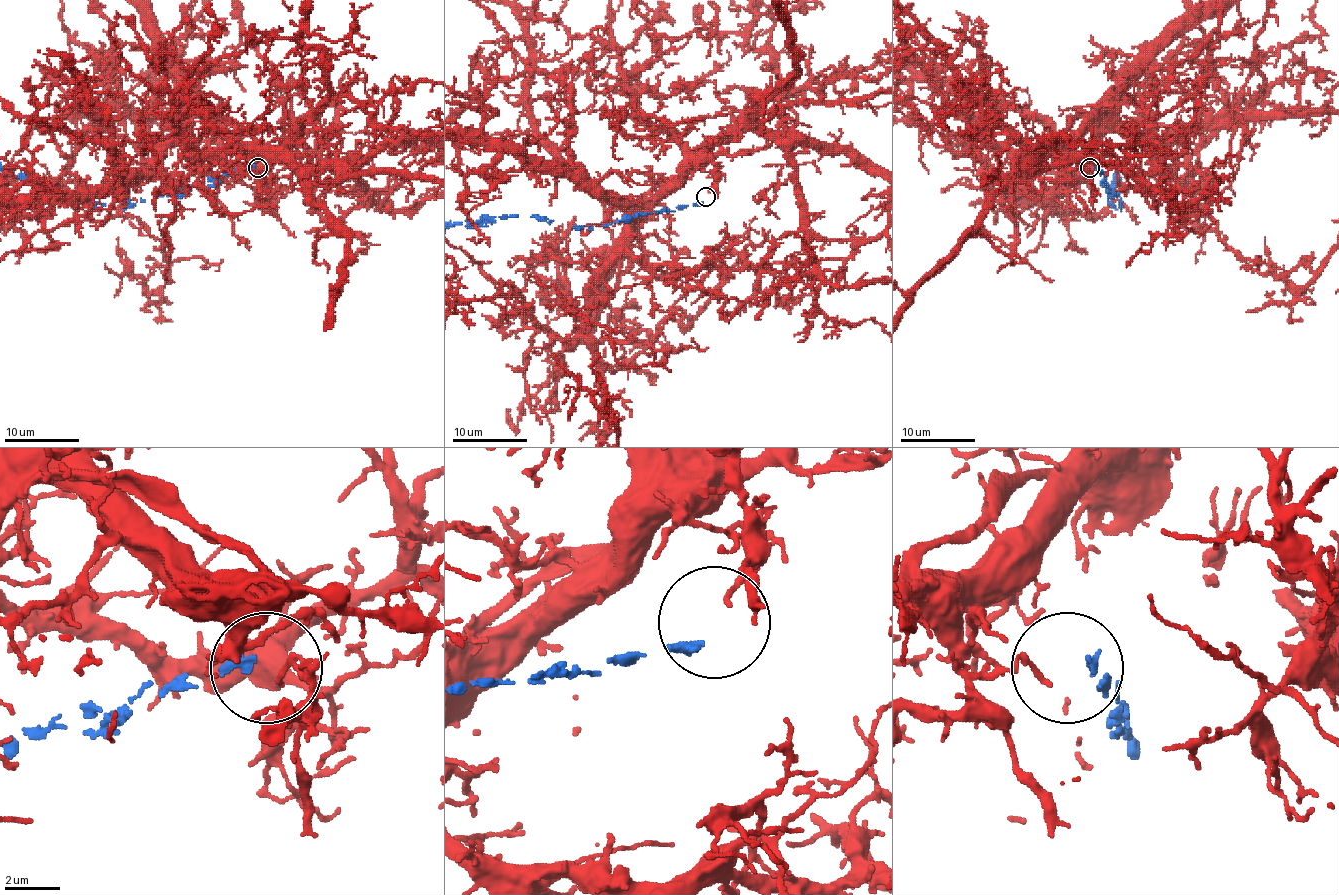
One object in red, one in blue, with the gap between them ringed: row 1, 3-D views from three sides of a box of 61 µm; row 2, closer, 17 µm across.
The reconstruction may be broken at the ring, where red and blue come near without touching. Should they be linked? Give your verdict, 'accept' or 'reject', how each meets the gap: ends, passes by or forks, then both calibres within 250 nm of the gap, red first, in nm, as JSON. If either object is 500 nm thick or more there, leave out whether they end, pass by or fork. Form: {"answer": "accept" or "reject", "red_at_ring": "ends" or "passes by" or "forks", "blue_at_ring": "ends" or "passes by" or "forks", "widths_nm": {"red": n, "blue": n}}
{"answer": "reject", "red_at_ring": "ends", "blue_at_ring": "ends", "widths_nm": {"red": 200, "blue": 300}}

